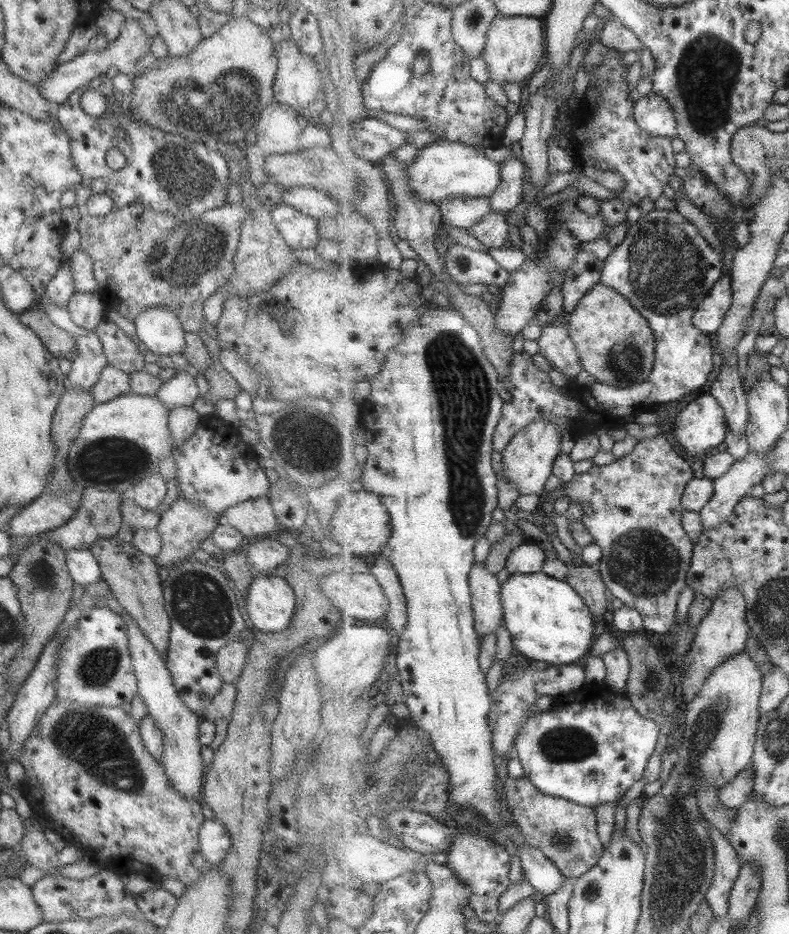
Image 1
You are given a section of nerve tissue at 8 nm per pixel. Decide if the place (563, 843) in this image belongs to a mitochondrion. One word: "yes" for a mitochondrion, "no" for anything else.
yes

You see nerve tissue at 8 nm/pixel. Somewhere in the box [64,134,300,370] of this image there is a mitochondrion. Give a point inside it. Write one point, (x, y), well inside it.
(179, 256)

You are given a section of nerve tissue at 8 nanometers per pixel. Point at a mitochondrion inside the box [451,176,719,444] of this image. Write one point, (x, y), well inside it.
(665, 271)

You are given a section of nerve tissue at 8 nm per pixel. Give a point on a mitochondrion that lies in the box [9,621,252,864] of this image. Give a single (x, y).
(99, 746)

